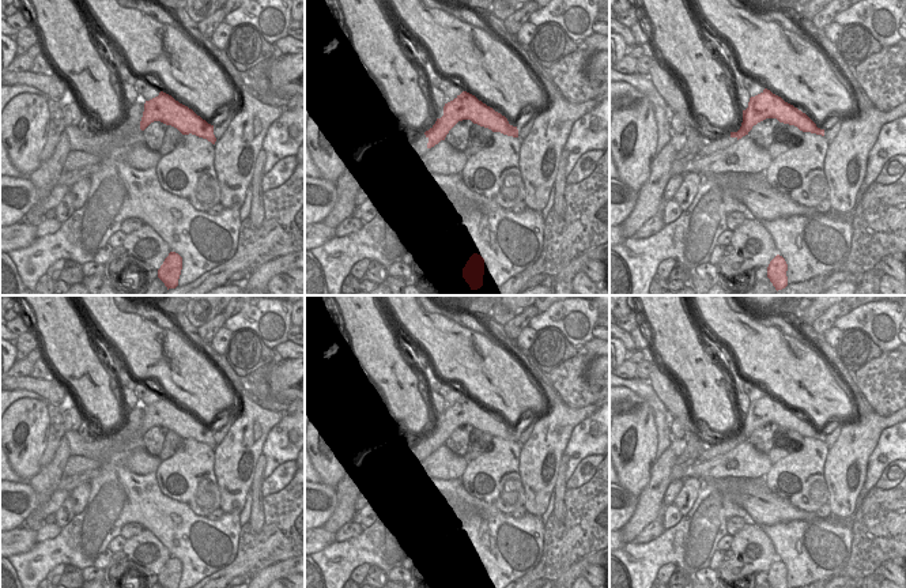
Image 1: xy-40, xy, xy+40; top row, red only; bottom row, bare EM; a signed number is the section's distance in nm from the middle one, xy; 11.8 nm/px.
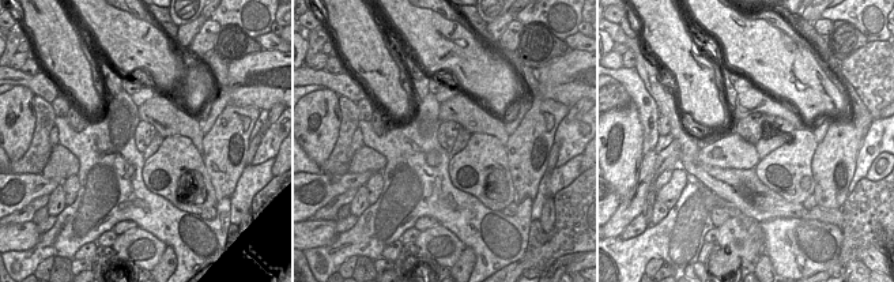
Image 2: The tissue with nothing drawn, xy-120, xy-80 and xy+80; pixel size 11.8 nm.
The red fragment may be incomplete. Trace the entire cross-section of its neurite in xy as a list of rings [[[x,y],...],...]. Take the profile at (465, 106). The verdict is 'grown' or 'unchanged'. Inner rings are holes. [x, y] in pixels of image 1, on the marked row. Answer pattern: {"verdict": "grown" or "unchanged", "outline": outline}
{"verdict": "unchanged", "outline": [[[463,91],[453,101],[445,103],[443,116],[437,118],[435,124],[424,132],[429,139],[427,148],[445,140],[449,131],[463,120],[471,120],[473,124],[488,128],[492,132],[518,137],[517,127],[510,125],[505,116],[479,101],[475,95]]]}

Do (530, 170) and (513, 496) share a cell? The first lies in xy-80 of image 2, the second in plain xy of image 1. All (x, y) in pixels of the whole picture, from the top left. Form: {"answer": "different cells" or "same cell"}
{"answer": "different cells"}

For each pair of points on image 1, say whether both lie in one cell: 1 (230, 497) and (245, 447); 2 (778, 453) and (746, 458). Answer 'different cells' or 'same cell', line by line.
1: same cell
2: different cells

